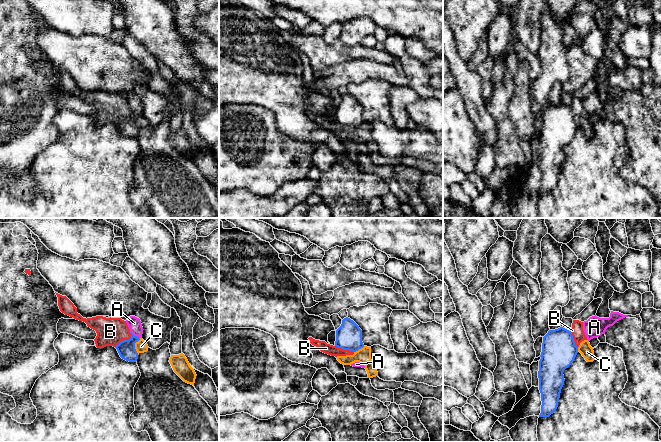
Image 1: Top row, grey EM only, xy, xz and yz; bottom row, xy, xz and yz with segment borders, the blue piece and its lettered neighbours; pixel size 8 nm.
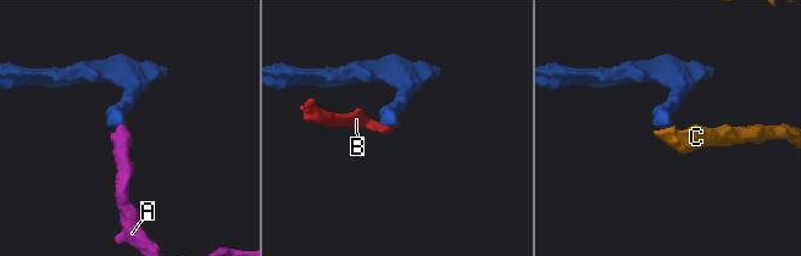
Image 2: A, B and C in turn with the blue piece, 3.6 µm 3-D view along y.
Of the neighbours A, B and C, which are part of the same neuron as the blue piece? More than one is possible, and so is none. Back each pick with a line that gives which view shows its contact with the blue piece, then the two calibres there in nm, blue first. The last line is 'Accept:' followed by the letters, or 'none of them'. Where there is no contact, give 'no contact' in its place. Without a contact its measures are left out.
A: xy | 140/110 nm
Accept: A

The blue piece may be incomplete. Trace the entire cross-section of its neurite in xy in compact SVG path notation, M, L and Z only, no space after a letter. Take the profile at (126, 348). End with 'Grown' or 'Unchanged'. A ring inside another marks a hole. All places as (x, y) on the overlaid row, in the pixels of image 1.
M135 316L128 317L126 323L130 329L131 338L121 341L115 348L122 359L129 362L136 362L138 353L135 349L135 343L142 338L143 327L140 319Z. Grown

